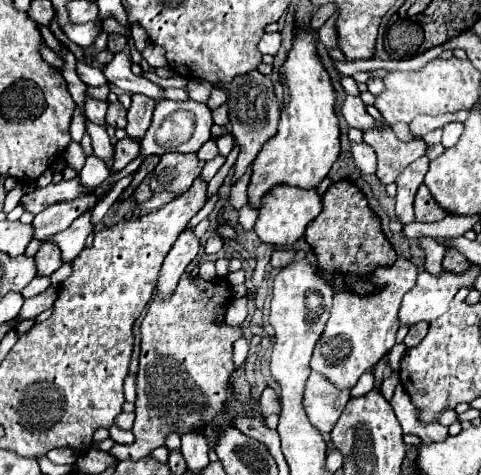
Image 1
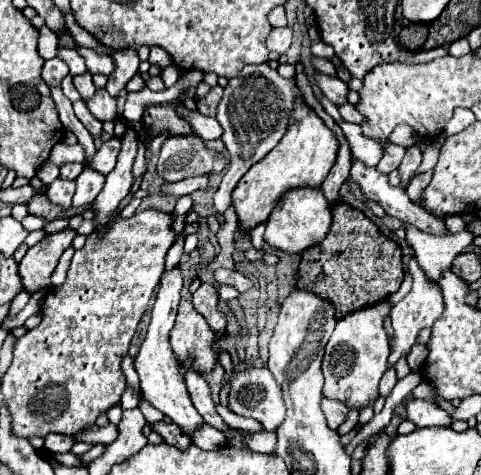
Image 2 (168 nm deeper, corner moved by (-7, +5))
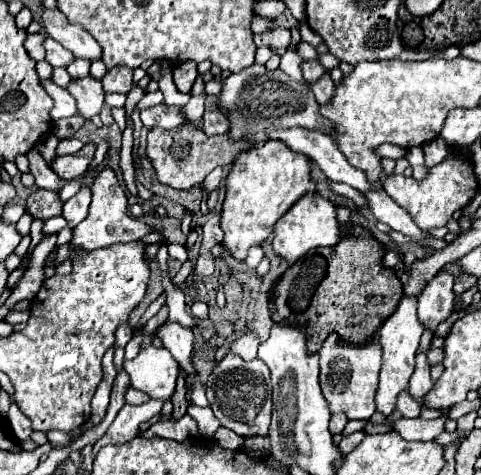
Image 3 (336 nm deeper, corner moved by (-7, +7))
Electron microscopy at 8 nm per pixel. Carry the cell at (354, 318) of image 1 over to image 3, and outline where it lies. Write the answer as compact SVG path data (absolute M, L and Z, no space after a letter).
M328 337L328 341L324 341L320 349L320 387L330 413L346 413L348 419L360 421L368 421L374 415L372 397L376 393L380 361L382 353L376 337L368 345L340 345L336 337Z

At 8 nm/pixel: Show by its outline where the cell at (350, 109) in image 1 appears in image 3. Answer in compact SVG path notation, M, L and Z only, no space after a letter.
M308 59L308 61L302 61L300 69L302 69L302 75L304 75L304 81L308 81L308 83L312 83L312 81L320 79L320 77L324 75L324 71L326 71L326 69L318 63L318 59Z

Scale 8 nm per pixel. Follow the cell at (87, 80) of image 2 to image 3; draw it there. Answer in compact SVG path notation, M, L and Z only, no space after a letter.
M74 59L74 61L66 67L66 71L70 73L72 79L86 77L86 75L88 75L88 65L90 65L90 61L86 61L86 59Z

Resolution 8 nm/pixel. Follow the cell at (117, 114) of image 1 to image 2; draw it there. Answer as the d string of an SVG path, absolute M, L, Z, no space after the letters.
M98 89L94 99L90 99L86 105L92 111L92 115L96 115L96 119L100 119L100 121L116 121L118 119L116 99L106 89Z

